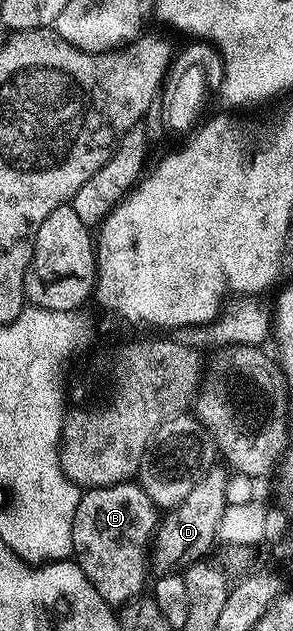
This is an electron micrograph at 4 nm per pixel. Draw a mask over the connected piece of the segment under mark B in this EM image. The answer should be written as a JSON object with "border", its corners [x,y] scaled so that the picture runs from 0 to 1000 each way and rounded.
{"border":[[[464,762],[294,775],[280,781],[270,805],[256,805],[246,883],[369,960],[410,964],[491,937],[481,933],[495,929],[509,875],[539,826],[539,803]]]}

